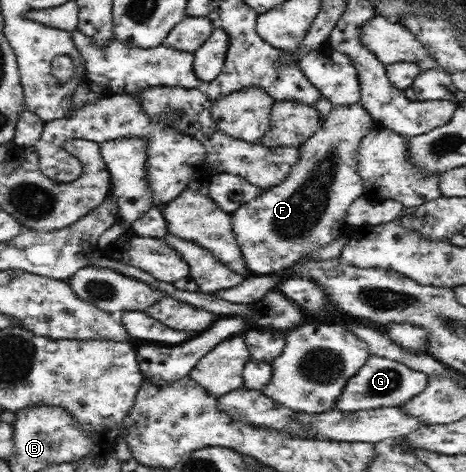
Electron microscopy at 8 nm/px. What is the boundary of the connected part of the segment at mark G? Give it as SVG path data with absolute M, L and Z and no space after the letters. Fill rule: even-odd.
M370 355L361 371L354 378L349 379L346 391L339 400L338 407L343 411L369 410L378 407L396 407L402 403L414 399L427 390L430 377L399 363L379 355Z

